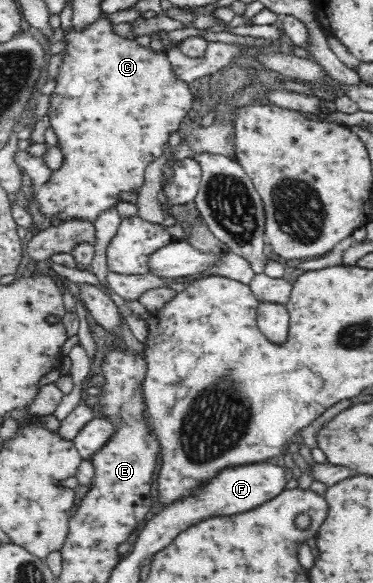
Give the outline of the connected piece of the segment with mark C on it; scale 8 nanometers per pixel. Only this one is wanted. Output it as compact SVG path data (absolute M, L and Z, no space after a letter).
M106 16L87 27L83 33L69 31L65 34L67 47L57 86L51 94L48 111L51 126L59 139L58 149L65 154L65 165L55 171L53 181L39 189L37 201L45 215L61 212L61 219L92 219L107 207L120 201L121 191L139 189L144 173L159 156L165 156L167 139L179 129L183 117L191 109L190 90L187 85L175 81L171 74L169 57L165 52L153 52L113 33Z

